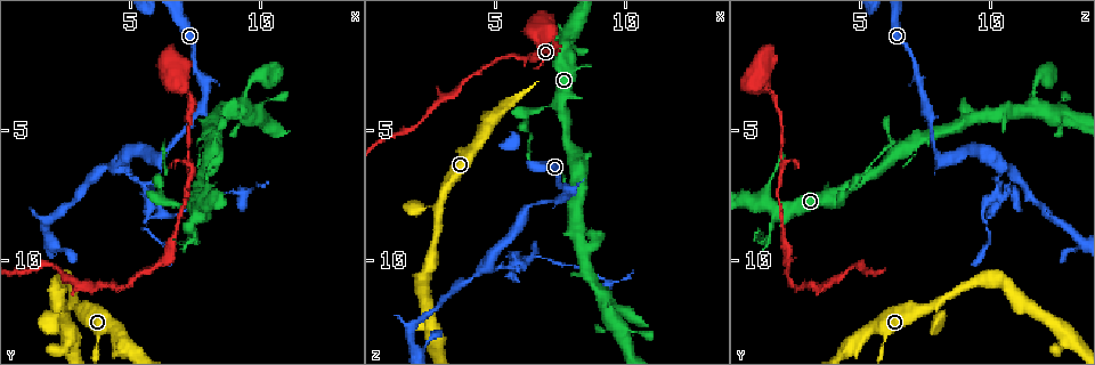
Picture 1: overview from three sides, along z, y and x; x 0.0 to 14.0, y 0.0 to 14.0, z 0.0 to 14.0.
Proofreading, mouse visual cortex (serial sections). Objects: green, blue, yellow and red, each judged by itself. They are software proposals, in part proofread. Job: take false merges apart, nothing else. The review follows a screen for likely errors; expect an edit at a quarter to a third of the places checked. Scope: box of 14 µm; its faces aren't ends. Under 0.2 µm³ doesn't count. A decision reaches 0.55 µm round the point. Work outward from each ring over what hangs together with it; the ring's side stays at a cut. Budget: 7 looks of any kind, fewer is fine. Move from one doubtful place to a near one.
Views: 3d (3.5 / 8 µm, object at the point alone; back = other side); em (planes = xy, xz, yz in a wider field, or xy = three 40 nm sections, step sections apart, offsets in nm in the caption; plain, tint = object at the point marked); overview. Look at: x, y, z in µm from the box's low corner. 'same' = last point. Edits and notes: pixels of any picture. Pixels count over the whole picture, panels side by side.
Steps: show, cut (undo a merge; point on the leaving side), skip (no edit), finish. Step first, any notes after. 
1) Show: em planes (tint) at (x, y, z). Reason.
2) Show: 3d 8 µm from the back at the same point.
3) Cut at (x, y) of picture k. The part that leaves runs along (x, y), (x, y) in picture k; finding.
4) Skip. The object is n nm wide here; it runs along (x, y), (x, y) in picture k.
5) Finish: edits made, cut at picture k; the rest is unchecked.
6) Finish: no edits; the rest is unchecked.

Show: 3d 3.5 µm at (7.2, 6.1, 2.1). Thin neck.

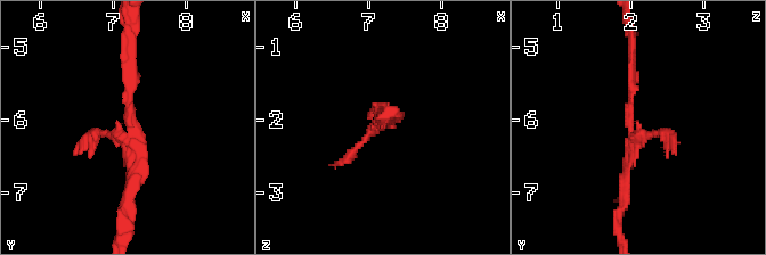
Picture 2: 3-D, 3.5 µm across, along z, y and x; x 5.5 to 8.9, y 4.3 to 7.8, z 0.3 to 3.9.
Show: em planes (tint) at (7.30, 6.15, 1.95). Need the tissue.

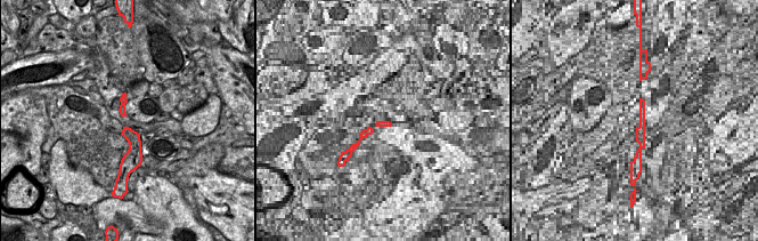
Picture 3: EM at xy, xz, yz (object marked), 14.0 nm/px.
Skip. The object is 190 nm wide here; it runs along (624, 198), (632, 51) in picture 2; one cell here.

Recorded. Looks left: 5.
Show: 3d 8 µm from the back at (7.0, 7.9, 4.1). A narrow waist.

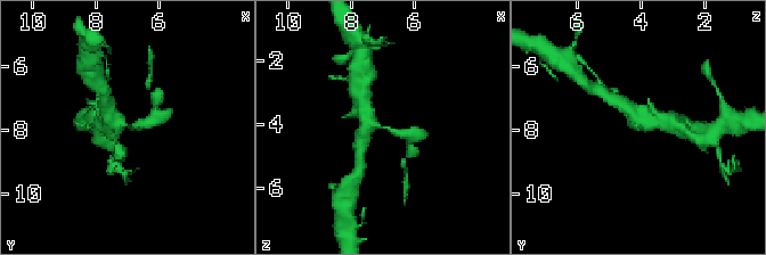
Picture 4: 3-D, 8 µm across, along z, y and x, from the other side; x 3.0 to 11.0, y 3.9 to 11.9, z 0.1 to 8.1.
Show: 3d 3.5 µm at (7.0, 7.8, 4.1).

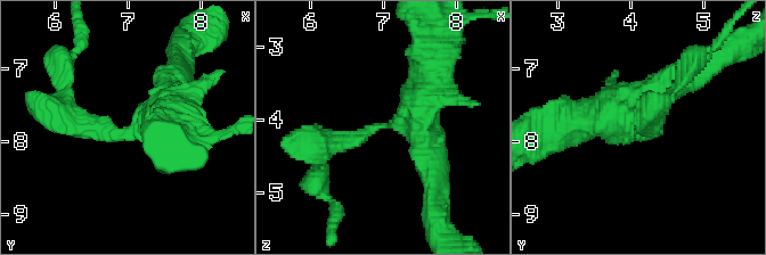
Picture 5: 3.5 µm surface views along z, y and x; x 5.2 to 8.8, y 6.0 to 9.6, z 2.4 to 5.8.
Show: em xy step 3 (tint) at (7.00, 7.85, 4.05). Need the tissue.

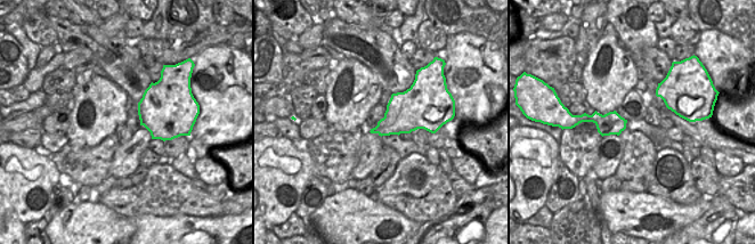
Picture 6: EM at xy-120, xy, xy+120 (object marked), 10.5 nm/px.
Cut at (79, 133) of picture 5. The part that leaves runs along (115, 134), (63, 113), (63, 67) in picture 5; two cells meet here.

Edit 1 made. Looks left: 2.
Show: overview. See it whole again.

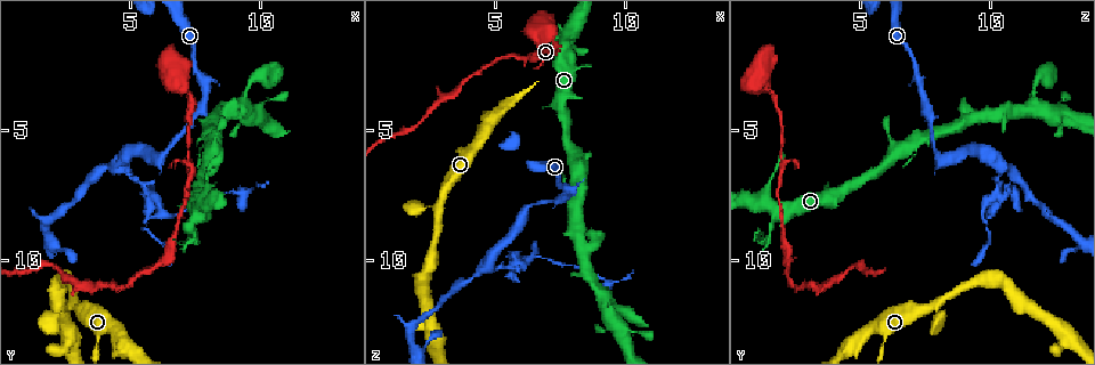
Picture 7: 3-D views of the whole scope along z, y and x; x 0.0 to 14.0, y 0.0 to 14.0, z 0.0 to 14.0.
Show: 3d 3.5 µm from the back at (7.3, 4.7, 7.7). Thick turns thin.

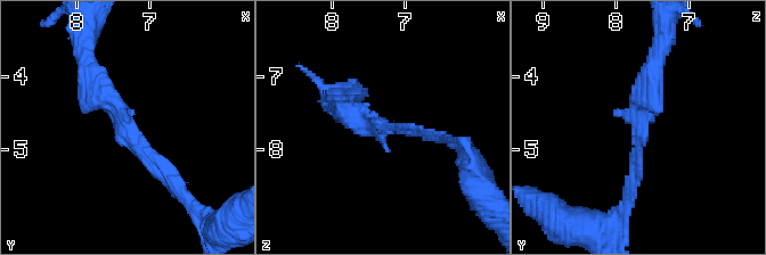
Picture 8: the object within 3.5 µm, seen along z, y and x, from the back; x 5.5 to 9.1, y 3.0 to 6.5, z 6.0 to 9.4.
Skip. It runs along (87, 63), (122, 129), (174, 181) in picture 8; one cell here.

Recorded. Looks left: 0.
Finish: edits made, cut at picture 5; the rest is unchecked.

